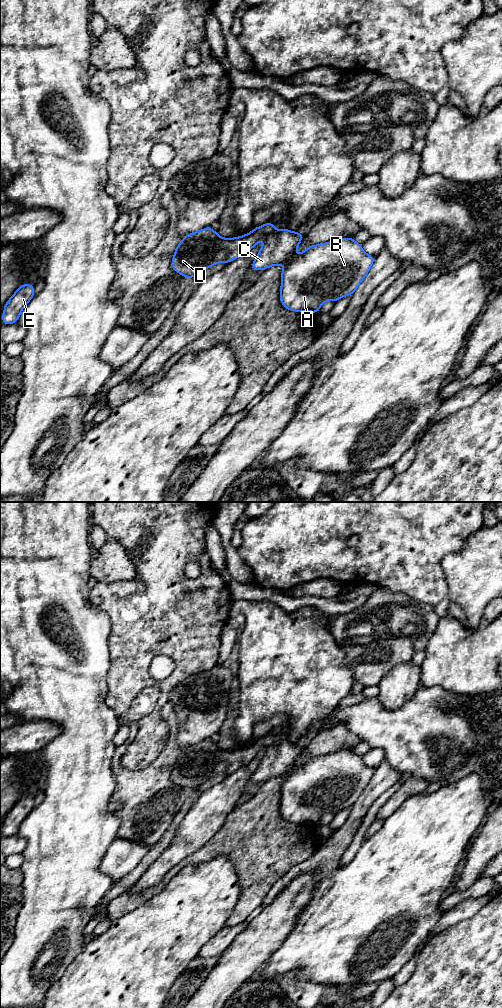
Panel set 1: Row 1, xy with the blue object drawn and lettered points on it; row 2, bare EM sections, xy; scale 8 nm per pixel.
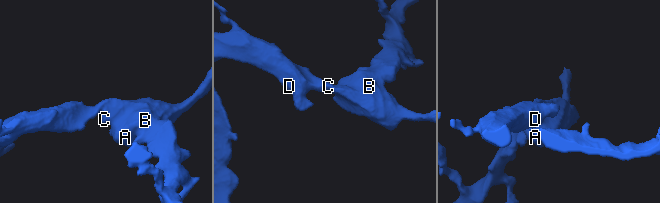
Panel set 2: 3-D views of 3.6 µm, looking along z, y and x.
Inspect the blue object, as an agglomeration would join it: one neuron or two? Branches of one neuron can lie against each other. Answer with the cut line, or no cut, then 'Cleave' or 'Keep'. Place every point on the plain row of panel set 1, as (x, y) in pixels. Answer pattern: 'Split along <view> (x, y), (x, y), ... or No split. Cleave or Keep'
No split. Keep

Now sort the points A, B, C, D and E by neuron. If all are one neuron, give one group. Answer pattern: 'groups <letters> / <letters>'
groups A B C D E

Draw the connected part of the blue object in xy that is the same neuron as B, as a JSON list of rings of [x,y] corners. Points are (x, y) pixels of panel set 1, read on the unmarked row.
[[[268,734],[235,750],[221,750],[211,739],[183,748],[177,757],[171,774],[171,780],[187,791],[193,790],[207,780],[247,766],[256,755],[264,750],[265,754],[259,766],[252,774],[252,782],[265,781],[284,776],[281,785],[280,814],[285,821],[296,824],[319,826],[320,818],[326,813],[336,814],[342,809],[351,808],[368,786],[375,773],[375,768],[366,766],[362,757],[353,750],[345,749],[331,754],[310,757],[299,768],[294,768],[304,747],[287,740],[277,743],[272,734]]]

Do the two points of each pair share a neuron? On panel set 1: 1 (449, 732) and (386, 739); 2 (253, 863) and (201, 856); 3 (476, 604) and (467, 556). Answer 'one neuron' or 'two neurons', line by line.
1: one neuron
2: one neuron
3: one neuron

